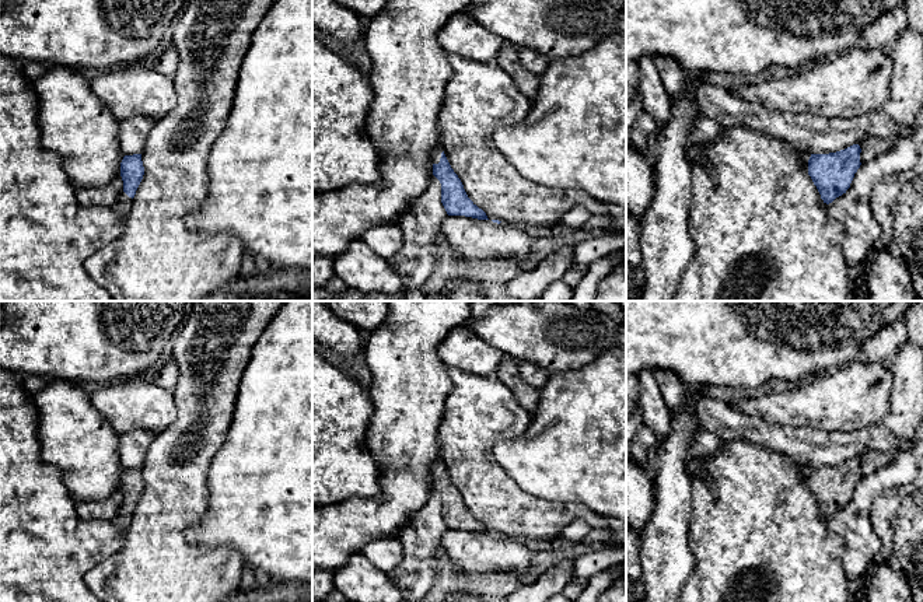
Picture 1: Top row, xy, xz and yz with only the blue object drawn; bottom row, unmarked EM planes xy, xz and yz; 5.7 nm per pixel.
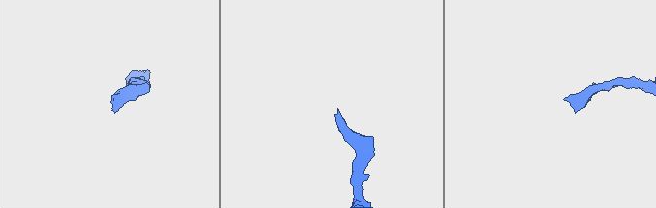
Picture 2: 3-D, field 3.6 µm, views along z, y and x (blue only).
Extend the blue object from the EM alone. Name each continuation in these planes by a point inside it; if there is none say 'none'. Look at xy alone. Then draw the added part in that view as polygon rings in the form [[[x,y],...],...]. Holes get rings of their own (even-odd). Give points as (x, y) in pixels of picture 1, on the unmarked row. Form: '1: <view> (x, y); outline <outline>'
1: xy (123, 517); outline [[[123,504],[120,505],[116,517],[112,519],[112,524],[116,525],[120,531],[125,531],[132,521],[132,511],[129,511]]]

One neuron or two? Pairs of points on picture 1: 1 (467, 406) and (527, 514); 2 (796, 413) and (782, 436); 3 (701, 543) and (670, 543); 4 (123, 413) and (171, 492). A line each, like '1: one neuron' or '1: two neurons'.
1: one neuron
2: two neurons
3: two neurons
4: two neurons

